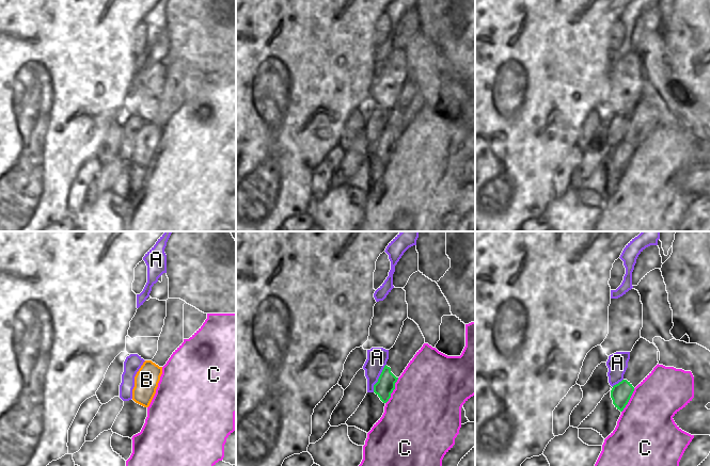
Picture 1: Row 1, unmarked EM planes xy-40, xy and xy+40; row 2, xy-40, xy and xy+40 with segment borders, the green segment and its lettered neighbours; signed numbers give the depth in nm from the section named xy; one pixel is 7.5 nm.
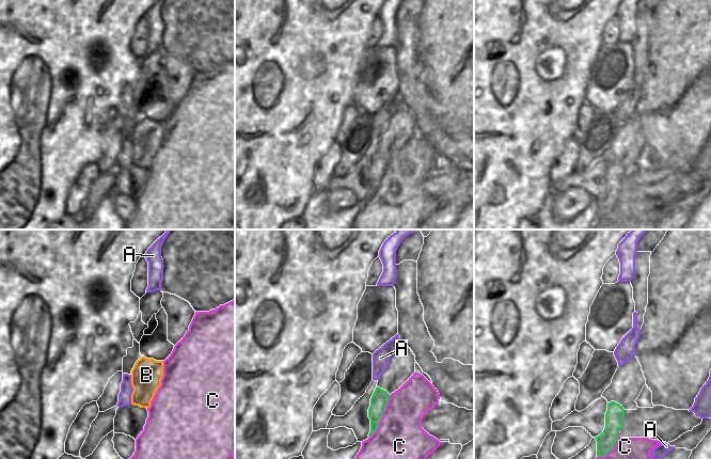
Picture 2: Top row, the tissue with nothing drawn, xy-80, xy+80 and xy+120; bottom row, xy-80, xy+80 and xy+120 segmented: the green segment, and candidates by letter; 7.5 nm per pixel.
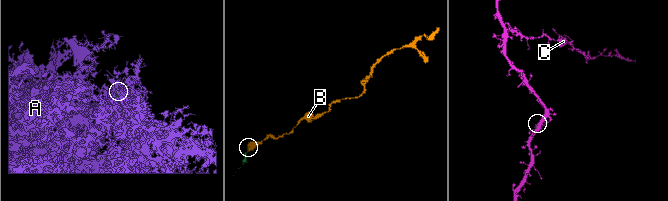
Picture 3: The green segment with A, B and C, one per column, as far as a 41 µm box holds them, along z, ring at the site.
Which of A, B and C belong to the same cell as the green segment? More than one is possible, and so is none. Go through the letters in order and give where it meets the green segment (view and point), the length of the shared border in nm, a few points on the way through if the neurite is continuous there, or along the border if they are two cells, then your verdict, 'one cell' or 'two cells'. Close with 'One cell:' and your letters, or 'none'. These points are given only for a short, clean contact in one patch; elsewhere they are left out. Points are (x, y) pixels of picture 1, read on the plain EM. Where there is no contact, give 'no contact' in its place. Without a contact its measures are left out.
A: meets green in xy at (379, 139); contact 240 nm long; border along xy (385, 125), (378, 142), (374, 146), (373, 153); two cells
B: no contact; one cell
C: meets green in xy at (393, 150); contact 220 nm long; two cells
One cell: B

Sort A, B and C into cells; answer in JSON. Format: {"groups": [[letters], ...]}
{"groups": [["A"], ["B"], ["C"]]}

